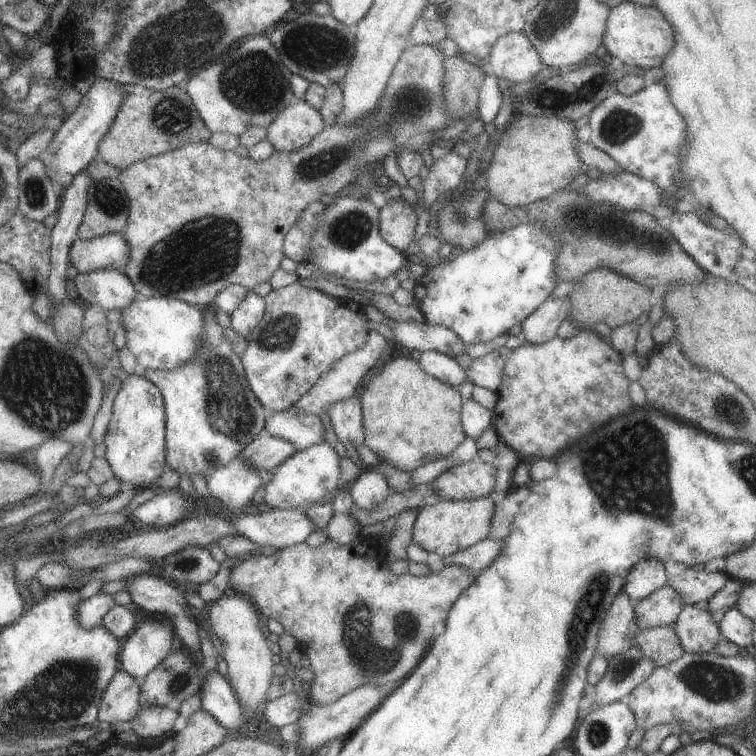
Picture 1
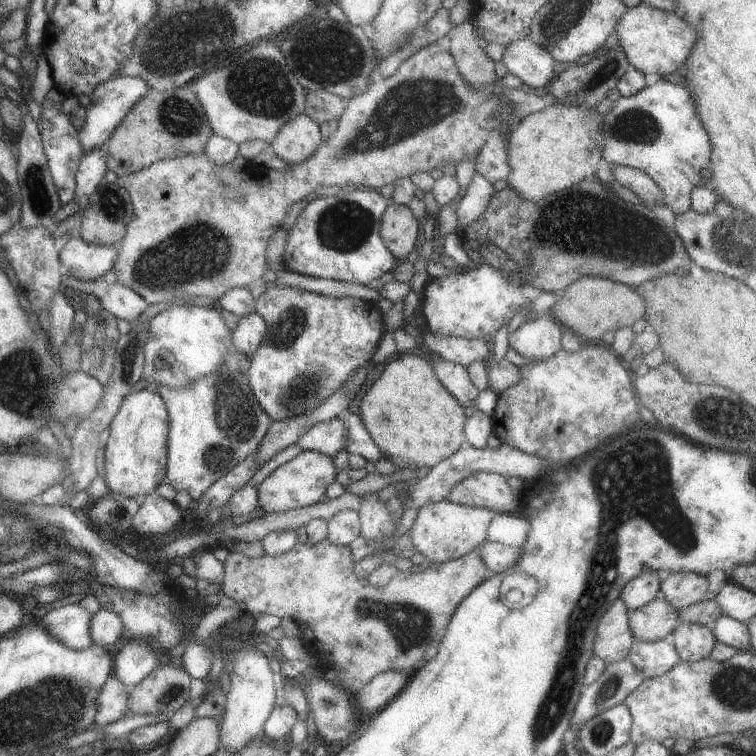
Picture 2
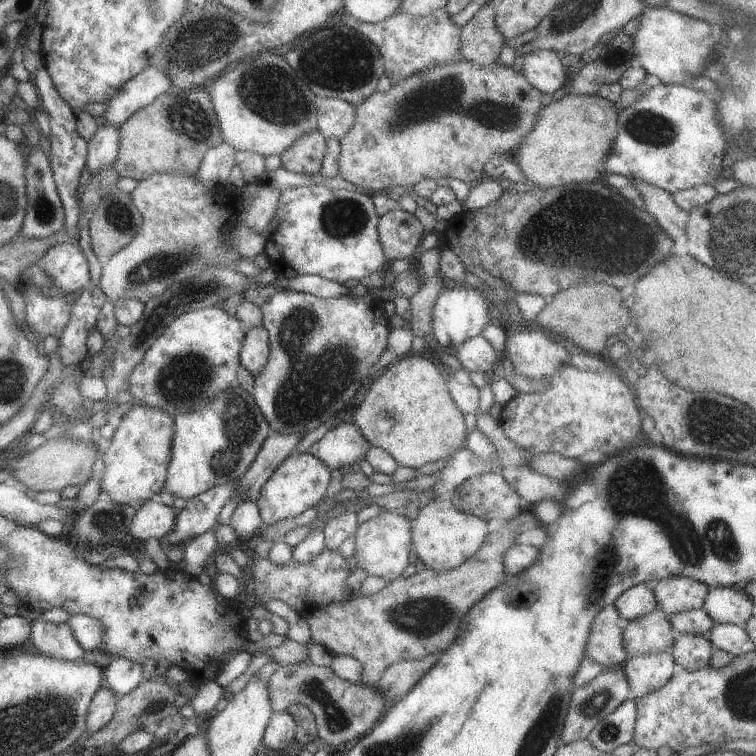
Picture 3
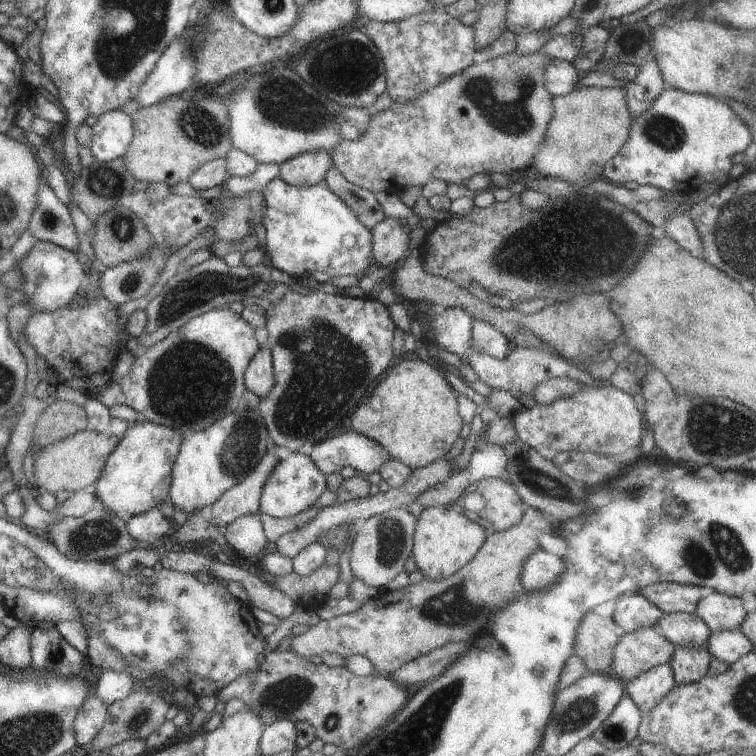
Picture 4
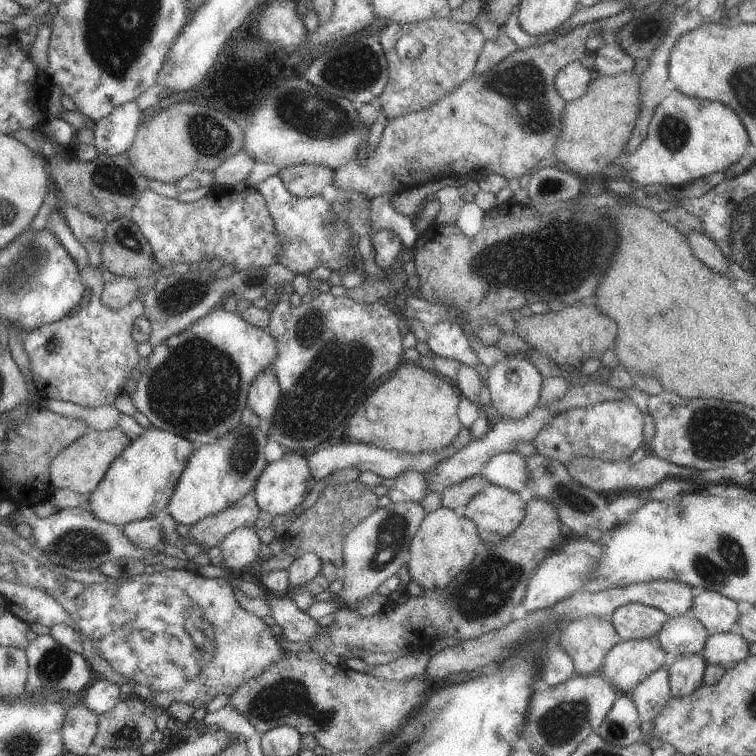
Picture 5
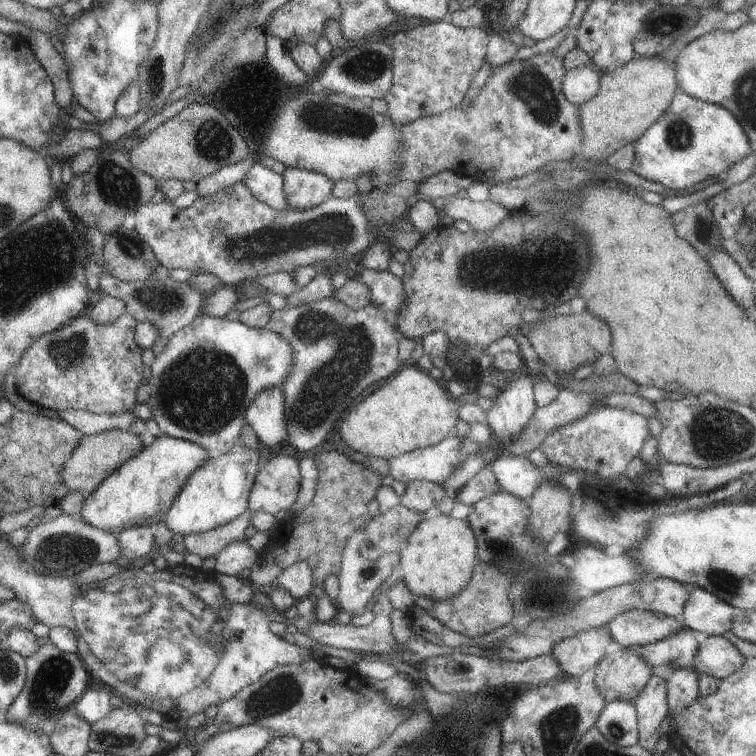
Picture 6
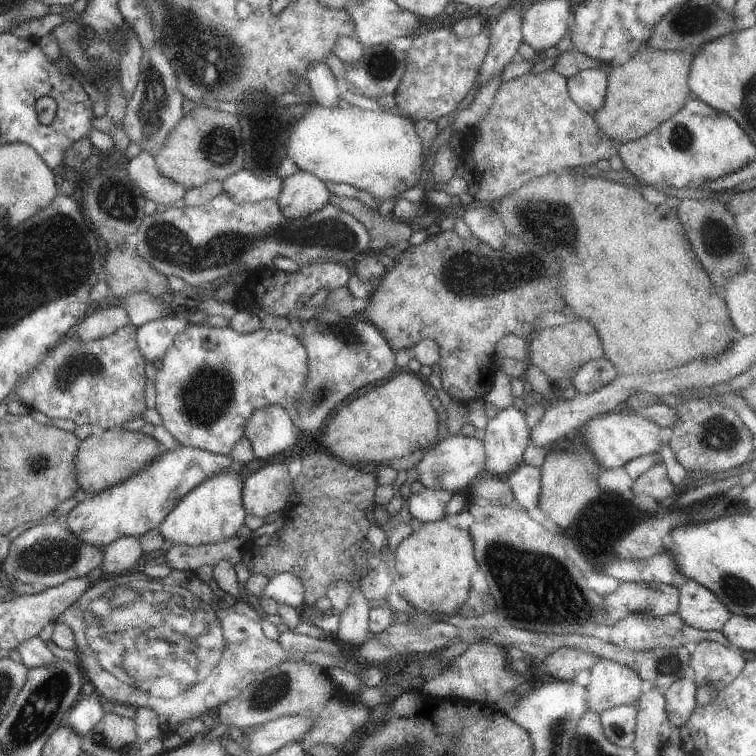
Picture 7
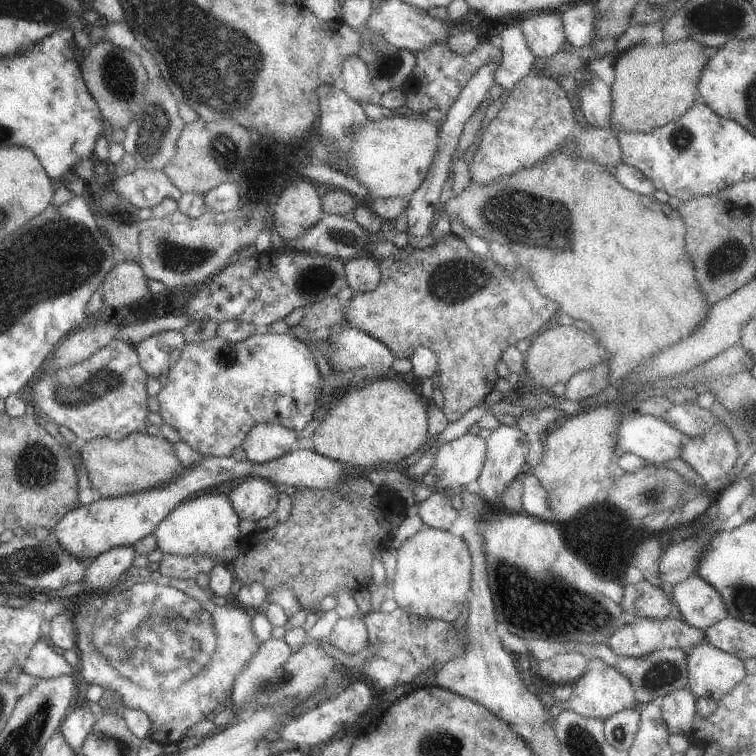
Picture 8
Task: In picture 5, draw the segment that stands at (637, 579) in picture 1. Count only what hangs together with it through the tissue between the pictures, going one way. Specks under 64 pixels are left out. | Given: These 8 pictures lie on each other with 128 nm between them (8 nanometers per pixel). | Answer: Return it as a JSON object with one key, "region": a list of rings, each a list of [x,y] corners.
{"region":[[[640,604],[619,606],[611,616],[611,623],[620,641],[648,639],[657,636],[669,616],[661,610]]]}

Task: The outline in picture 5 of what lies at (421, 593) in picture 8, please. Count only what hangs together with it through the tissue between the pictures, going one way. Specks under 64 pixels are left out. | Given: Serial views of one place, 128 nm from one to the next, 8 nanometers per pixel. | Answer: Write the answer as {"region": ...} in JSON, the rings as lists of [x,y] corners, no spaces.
{"region":[[[448,507],[429,512],[410,541],[407,562],[411,580],[422,589],[446,588],[459,572],[467,568],[481,547],[481,538],[472,520],[459,517]]]}

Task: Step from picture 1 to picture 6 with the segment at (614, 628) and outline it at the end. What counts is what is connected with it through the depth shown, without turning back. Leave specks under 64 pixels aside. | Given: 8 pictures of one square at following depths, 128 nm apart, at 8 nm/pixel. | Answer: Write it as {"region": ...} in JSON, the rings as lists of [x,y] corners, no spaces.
{"region":[[[592,627],[557,642],[552,647],[550,653],[560,665],[564,678],[578,678],[584,674],[586,670],[594,668],[594,666],[602,660],[602,657],[606,654],[606,646],[608,646],[611,641],[612,640],[606,628]]]}

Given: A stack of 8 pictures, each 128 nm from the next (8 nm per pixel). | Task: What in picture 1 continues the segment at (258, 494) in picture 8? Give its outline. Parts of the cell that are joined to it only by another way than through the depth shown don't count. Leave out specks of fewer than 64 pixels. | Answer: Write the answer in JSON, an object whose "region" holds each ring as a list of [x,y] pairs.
{"region":[[[331,440],[309,446],[304,450],[296,452],[287,458],[276,468],[276,472],[271,476],[272,479],[266,483],[263,506],[277,509],[301,509],[305,510],[309,504],[320,501],[328,492],[335,493],[340,485],[341,477],[341,458],[334,451],[334,444]]]}

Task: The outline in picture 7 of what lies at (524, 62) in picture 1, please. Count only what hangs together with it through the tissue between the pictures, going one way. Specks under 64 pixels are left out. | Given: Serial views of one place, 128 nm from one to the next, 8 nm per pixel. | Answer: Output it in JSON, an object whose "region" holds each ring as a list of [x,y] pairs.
{"region":[[[586,69],[567,80],[570,98],[584,111],[593,115],[604,104],[607,93],[607,70]]]}

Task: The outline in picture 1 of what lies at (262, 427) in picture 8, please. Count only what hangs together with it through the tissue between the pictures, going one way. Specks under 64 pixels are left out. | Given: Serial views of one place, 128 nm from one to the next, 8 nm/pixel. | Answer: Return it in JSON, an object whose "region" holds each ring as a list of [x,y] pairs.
{"region":[[[253,290],[245,296],[242,304],[231,312],[231,329],[246,340],[247,336],[262,320],[265,311],[264,299],[256,295]]]}

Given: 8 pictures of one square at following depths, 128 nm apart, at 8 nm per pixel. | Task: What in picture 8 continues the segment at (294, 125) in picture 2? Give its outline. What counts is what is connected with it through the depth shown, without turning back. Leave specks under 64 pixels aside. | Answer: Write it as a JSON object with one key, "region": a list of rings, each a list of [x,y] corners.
{"region":[[[301,177],[277,199],[273,228],[284,242],[289,243],[312,228],[323,214],[323,199],[318,193],[318,187]]]}

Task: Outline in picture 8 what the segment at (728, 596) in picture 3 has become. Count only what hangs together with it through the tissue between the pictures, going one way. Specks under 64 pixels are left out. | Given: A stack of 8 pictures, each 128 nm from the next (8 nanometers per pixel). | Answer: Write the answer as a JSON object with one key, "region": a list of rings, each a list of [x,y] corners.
{"region":[[[696,573],[673,586],[671,595],[673,596],[672,602],[678,610],[677,616],[691,627],[706,630],[729,615],[720,593]]]}

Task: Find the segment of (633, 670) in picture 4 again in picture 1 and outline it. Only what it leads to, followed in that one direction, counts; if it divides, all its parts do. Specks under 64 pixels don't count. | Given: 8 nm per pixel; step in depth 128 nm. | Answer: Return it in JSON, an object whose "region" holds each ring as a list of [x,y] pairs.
{"region":[[[666,584],[634,605],[635,621],[639,630],[644,630],[674,624],[684,604],[677,592]]]}

